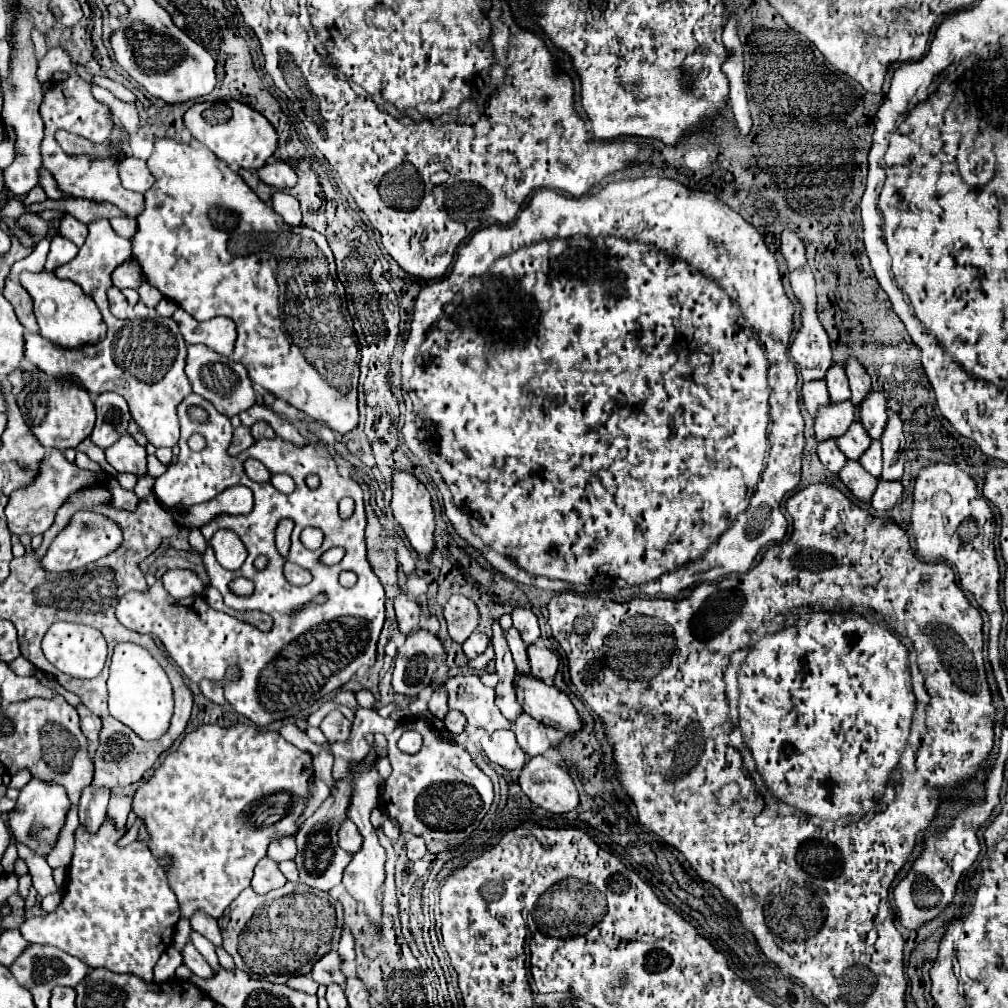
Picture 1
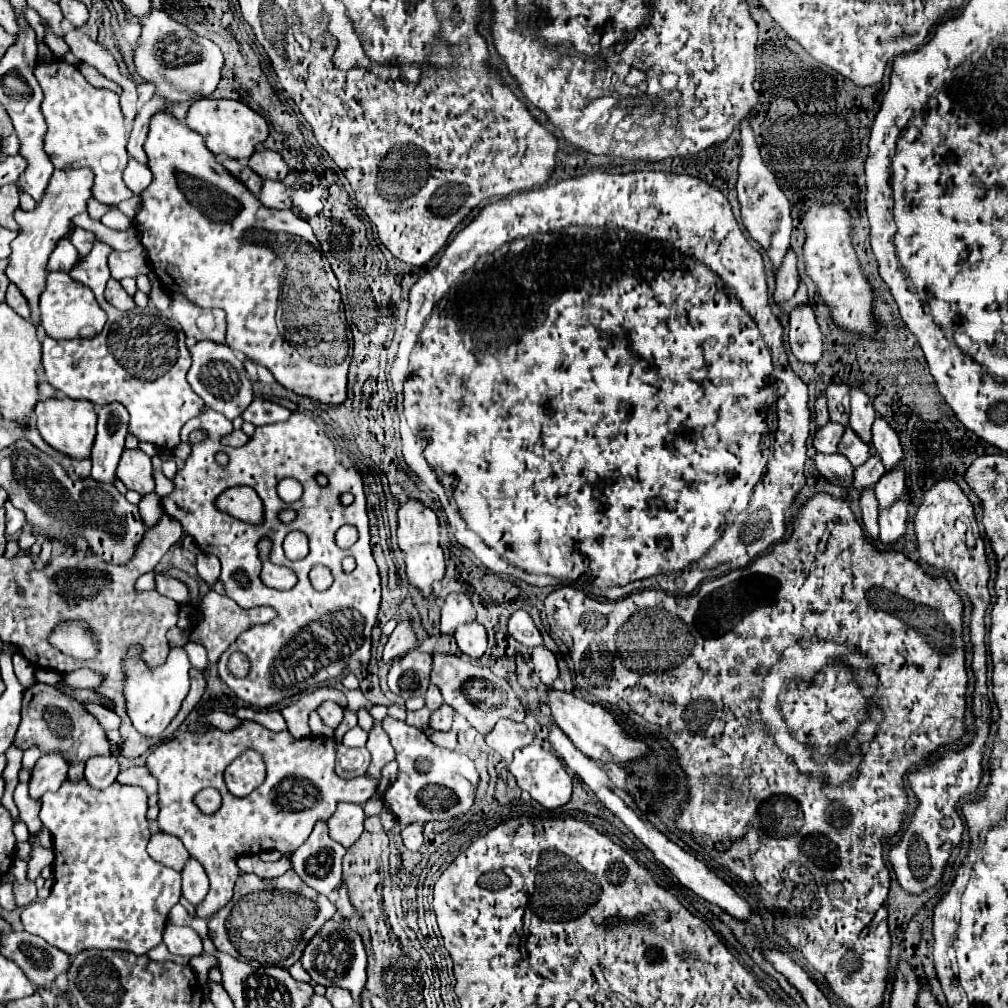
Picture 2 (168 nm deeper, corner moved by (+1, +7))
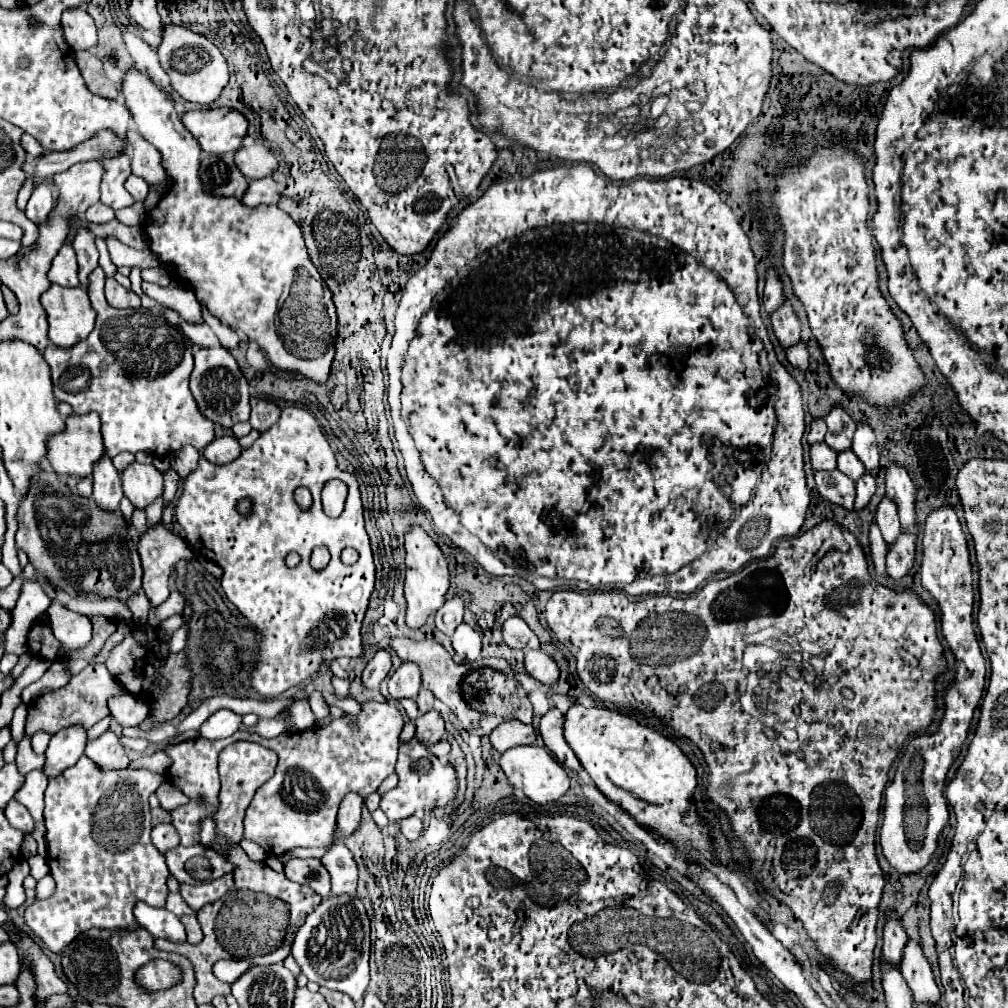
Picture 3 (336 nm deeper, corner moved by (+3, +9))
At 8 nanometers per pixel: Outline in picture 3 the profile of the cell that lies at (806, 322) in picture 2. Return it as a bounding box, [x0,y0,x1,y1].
[786,343,808,371]

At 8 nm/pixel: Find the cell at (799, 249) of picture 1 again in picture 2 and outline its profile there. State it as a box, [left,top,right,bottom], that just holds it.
[774,249,808,313]

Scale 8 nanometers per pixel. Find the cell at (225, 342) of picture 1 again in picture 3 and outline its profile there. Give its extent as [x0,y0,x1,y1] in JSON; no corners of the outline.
[142,281,202,323]

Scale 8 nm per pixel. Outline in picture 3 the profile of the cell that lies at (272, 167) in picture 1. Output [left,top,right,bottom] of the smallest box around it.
[234,145,278,179]

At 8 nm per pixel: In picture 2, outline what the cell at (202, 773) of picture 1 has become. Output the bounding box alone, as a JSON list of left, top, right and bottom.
[146,721,394,919]

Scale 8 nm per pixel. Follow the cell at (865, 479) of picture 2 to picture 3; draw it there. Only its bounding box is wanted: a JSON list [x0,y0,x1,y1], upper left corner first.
[854,473,876,509]

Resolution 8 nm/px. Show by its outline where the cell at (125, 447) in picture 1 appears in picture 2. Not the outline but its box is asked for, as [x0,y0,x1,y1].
[116,449,154,495]

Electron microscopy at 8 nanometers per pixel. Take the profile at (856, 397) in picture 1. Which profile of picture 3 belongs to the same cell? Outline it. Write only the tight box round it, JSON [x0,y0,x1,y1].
[852,423,880,473]

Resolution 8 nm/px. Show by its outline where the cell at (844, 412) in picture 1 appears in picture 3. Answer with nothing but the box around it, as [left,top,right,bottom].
[810,443,838,471]

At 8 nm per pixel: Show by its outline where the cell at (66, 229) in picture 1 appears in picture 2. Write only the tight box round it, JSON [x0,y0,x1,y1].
[68,227,94,257]

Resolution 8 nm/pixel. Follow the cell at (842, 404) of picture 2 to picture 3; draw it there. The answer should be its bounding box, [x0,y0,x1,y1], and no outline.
[824,407,856,453]

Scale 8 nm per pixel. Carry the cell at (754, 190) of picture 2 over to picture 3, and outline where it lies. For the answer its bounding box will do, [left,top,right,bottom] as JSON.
[762,265,784,315]

